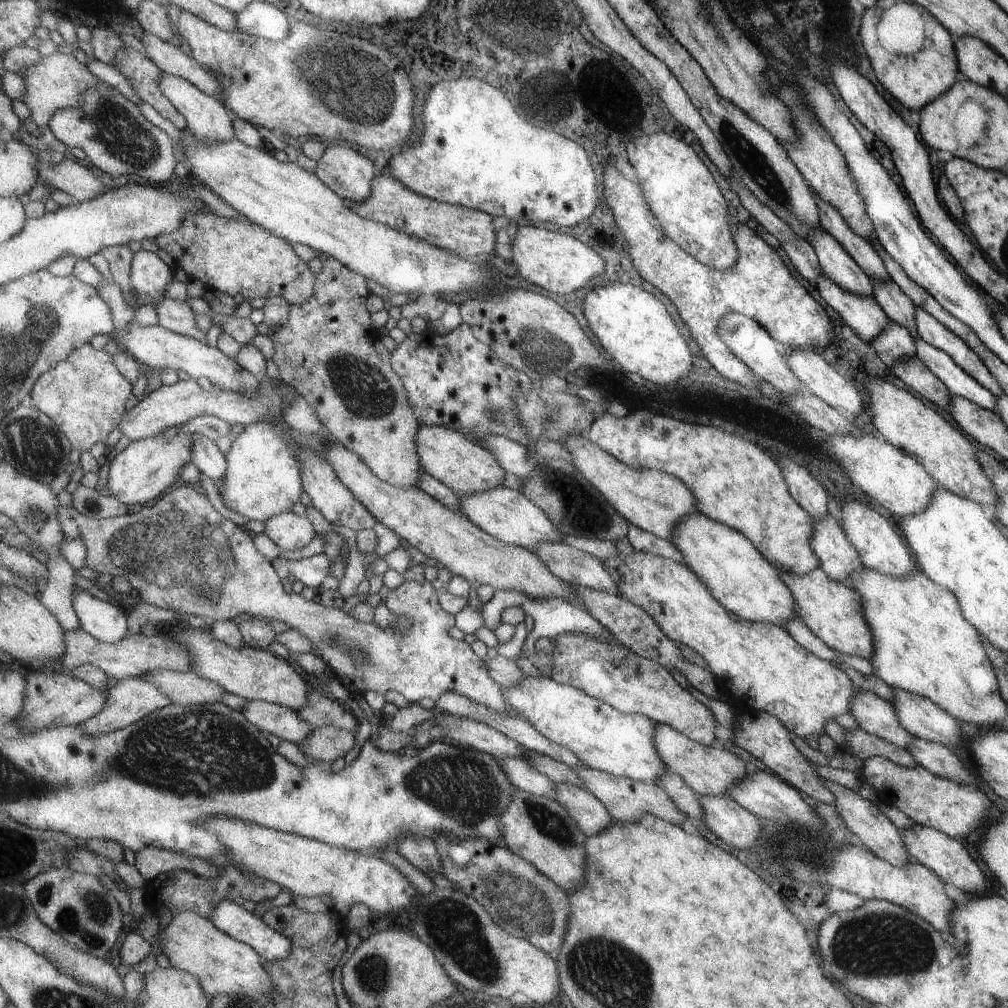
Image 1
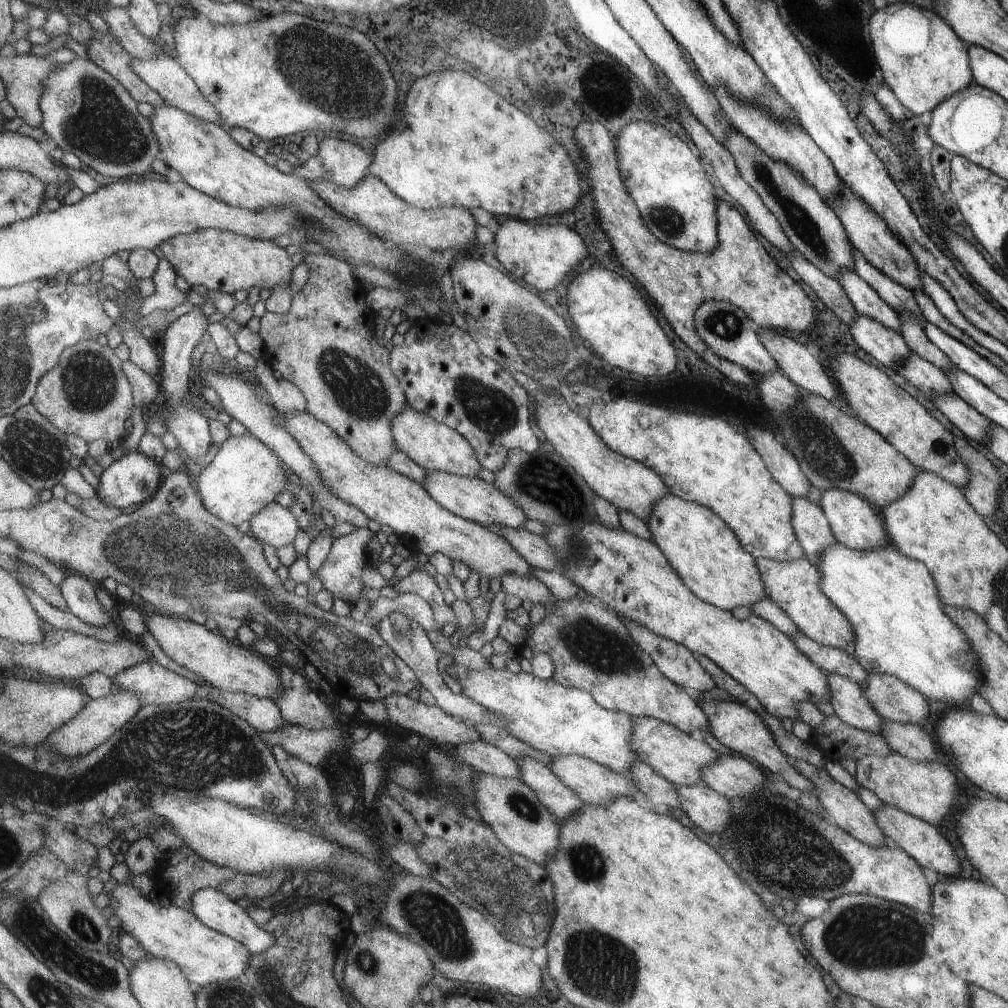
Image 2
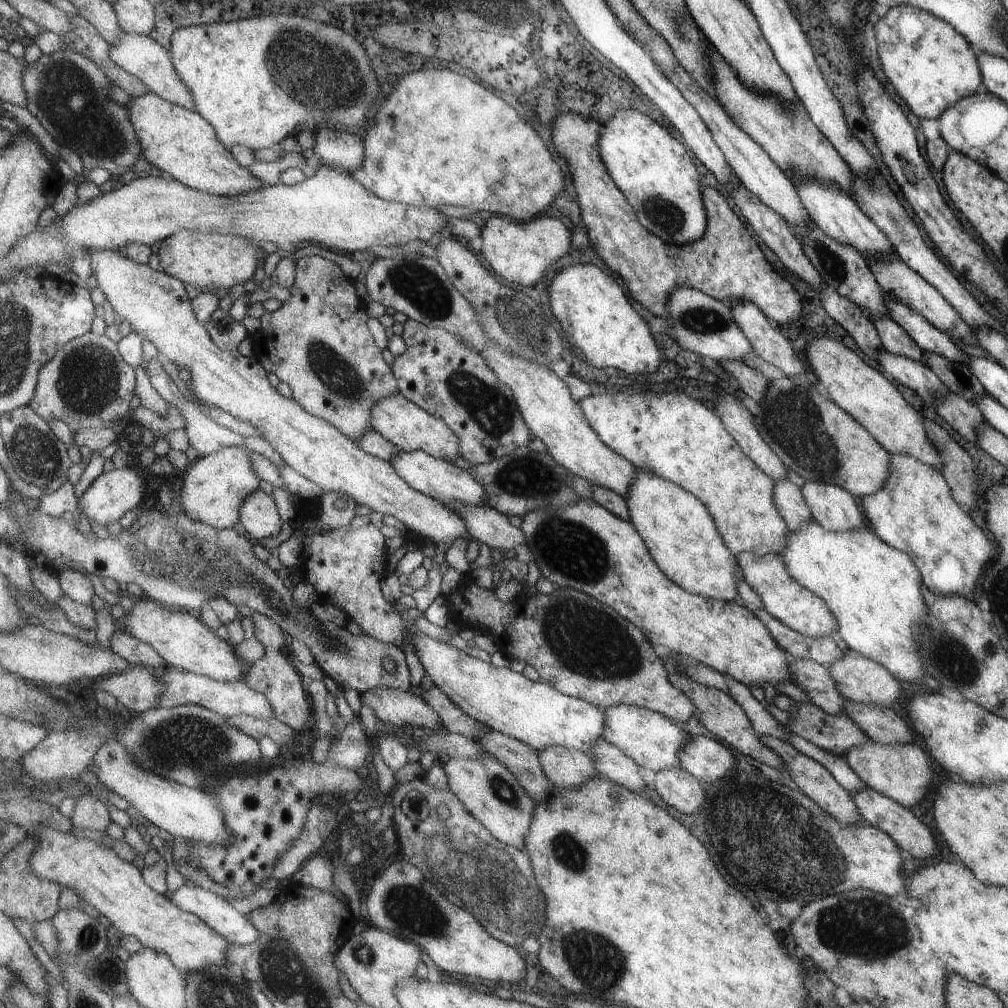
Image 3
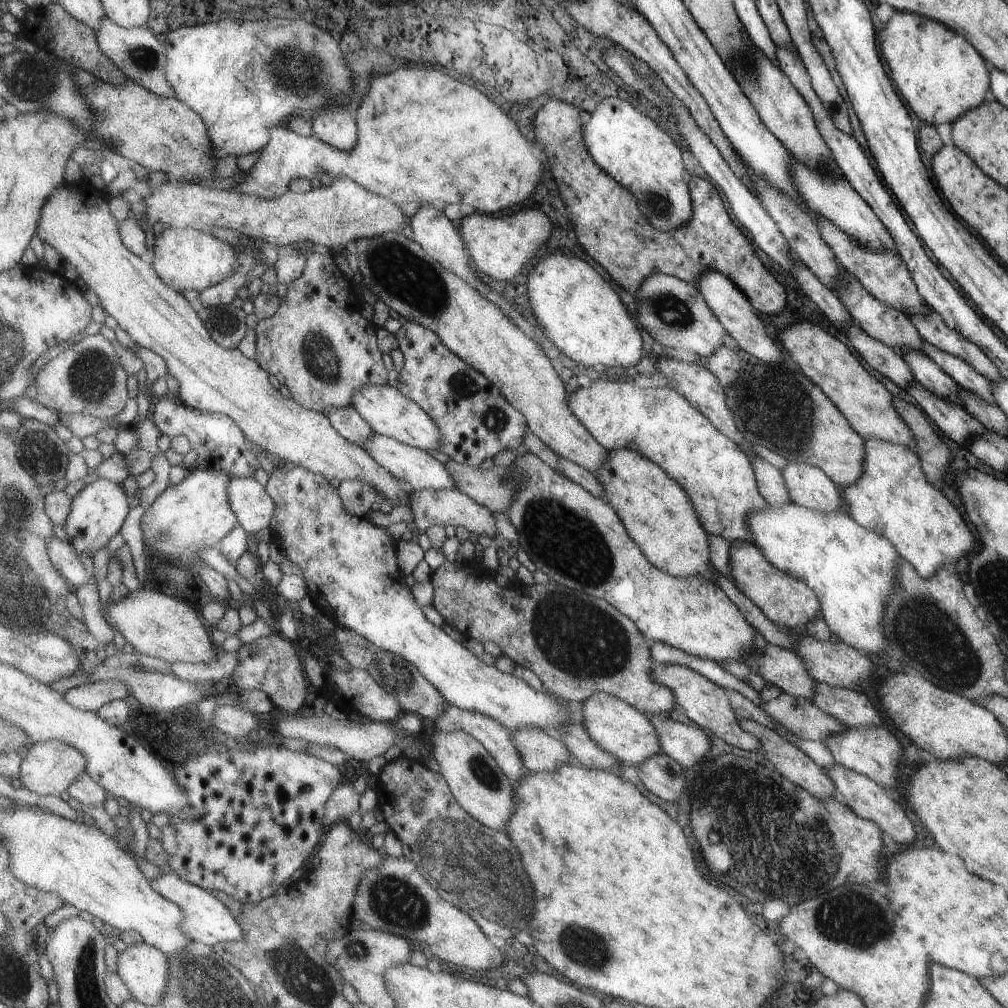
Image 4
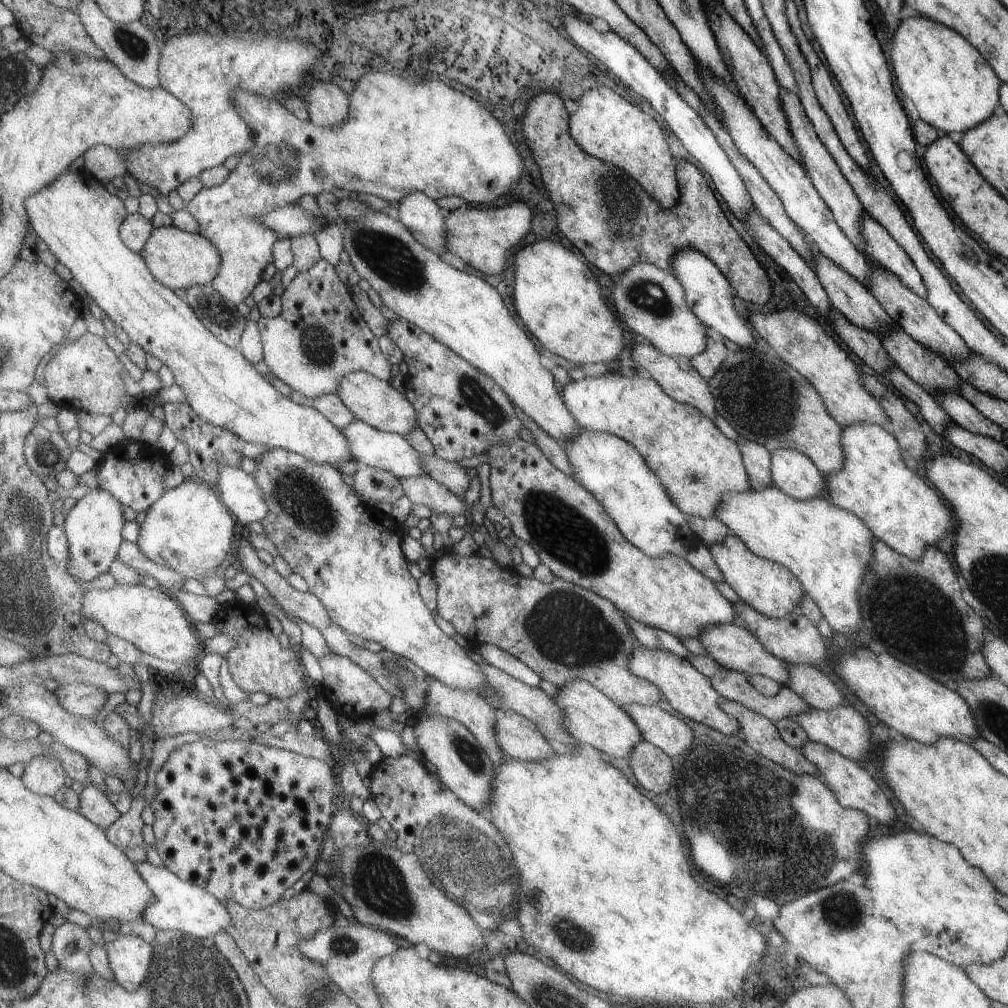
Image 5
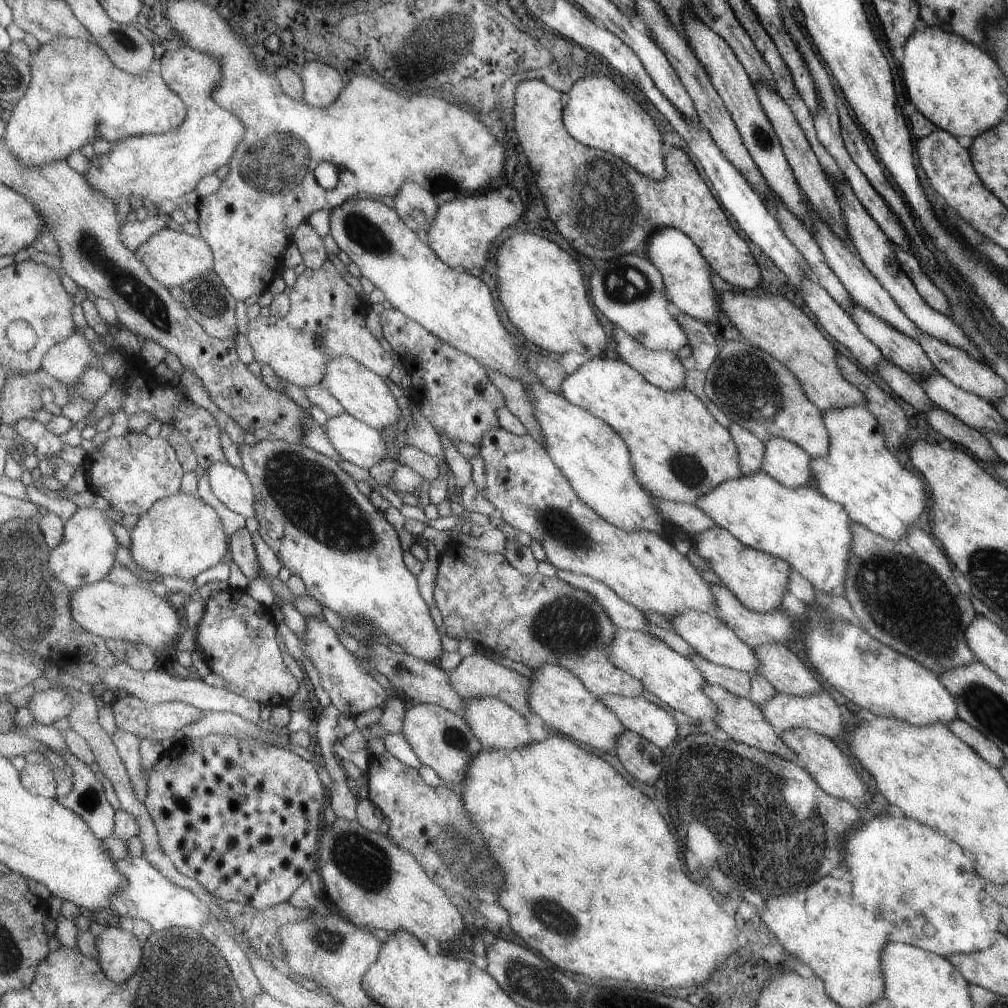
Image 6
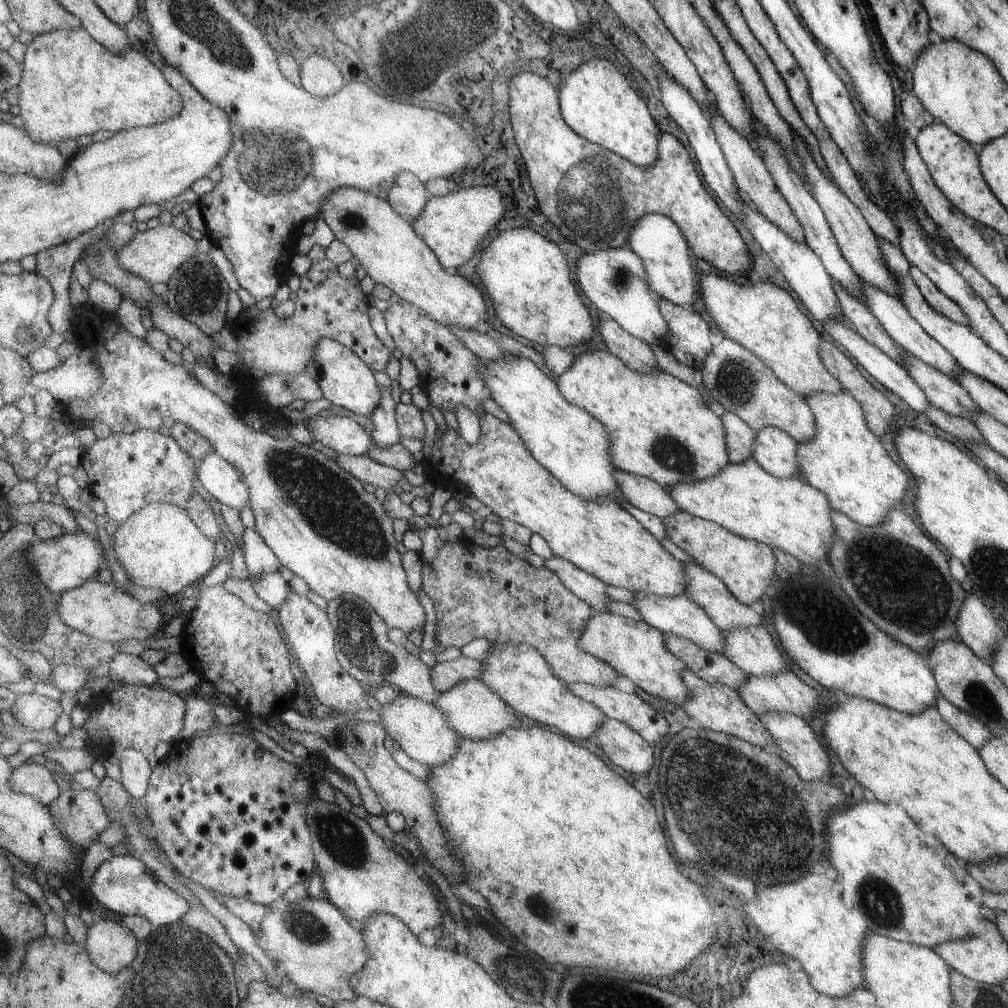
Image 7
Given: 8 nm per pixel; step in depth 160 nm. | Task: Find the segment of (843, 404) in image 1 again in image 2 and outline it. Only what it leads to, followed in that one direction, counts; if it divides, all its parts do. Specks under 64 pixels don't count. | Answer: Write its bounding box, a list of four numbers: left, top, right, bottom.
[758,330,835,400]

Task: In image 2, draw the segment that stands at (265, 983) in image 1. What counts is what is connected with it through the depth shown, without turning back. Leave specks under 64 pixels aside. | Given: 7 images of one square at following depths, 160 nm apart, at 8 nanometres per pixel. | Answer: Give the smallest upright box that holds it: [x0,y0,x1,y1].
[100,874,252,988]

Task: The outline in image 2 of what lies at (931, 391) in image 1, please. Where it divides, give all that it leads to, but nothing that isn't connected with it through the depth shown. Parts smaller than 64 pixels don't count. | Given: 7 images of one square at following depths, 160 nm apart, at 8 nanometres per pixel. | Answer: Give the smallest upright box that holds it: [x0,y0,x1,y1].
[933,393,990,444]

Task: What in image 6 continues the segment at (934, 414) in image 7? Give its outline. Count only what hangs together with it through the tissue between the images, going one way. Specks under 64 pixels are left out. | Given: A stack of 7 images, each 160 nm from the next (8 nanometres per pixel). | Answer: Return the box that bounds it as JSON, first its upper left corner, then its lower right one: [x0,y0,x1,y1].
[875,356,934,413]

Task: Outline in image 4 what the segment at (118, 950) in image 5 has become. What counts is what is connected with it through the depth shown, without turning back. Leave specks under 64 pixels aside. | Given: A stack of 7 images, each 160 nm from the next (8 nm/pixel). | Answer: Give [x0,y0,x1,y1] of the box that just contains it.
[119,942,170,1005]

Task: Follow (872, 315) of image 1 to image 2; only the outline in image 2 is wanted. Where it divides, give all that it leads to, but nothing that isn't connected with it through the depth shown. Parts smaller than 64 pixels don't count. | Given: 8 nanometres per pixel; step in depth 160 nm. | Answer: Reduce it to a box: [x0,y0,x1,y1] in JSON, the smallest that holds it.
[849,312,912,369]

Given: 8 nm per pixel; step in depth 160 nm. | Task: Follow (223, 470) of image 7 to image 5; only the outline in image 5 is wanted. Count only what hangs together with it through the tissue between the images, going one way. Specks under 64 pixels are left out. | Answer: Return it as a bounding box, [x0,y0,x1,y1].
[215,466,270,524]

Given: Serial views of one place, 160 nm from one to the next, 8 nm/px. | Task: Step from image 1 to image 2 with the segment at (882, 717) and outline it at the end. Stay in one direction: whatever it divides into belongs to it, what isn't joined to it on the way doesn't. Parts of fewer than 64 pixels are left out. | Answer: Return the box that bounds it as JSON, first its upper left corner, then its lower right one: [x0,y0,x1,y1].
[827,673,884,734]

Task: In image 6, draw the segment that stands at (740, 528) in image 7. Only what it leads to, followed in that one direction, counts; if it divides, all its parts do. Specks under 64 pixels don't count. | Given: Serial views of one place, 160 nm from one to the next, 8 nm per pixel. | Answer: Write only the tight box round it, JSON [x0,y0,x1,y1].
[693,469,853,596]

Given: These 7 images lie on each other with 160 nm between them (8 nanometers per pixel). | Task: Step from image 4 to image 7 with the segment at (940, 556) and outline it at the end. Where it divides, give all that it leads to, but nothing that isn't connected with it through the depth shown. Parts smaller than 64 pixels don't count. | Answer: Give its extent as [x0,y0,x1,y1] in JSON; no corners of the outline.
[796,391,907,527]

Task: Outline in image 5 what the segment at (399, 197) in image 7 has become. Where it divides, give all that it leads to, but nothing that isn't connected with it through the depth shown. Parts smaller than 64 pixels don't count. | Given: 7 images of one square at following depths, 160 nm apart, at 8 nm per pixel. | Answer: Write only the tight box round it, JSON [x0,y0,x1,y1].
[399,192,449,256]

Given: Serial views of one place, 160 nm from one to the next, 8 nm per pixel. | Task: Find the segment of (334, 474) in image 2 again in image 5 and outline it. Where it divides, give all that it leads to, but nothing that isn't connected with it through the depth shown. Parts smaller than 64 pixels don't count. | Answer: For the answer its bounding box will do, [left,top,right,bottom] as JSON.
[26,170,353,469]

